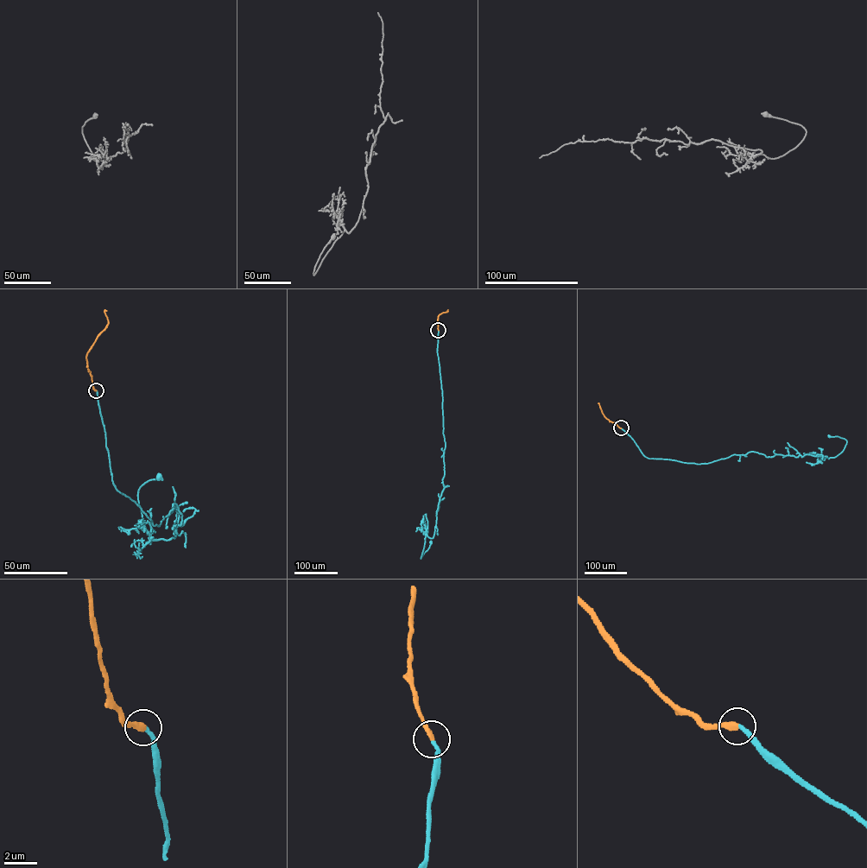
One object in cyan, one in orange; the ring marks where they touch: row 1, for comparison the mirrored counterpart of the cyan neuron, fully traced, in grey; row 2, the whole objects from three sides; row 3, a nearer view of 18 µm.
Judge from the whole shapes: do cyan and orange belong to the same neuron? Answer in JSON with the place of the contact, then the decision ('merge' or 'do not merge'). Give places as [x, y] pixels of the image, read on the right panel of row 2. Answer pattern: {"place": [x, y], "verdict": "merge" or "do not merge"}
{"place": [621, 427], "verdict": "merge"}

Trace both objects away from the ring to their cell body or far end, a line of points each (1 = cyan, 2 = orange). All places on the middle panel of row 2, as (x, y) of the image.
1: (438, 330), (446, 444), (444, 488), (433, 537), (426, 534), (420, 559), (430, 541)
2: (438, 330), (438, 315), (448, 309)

